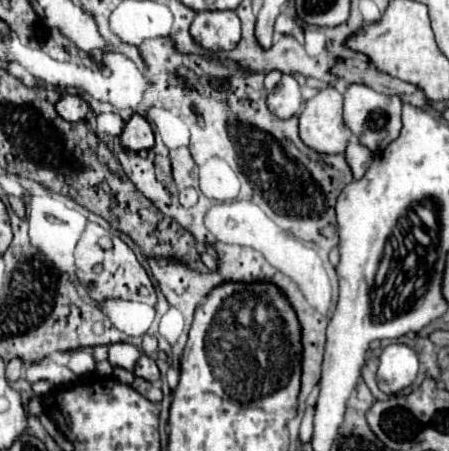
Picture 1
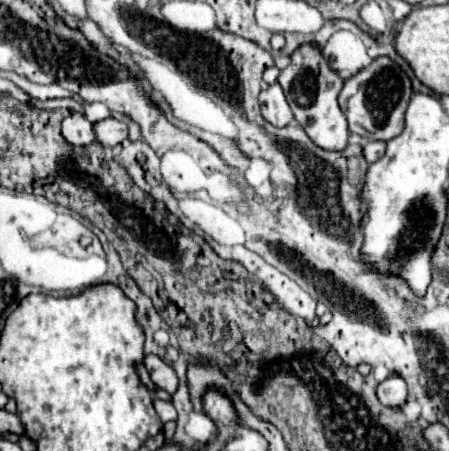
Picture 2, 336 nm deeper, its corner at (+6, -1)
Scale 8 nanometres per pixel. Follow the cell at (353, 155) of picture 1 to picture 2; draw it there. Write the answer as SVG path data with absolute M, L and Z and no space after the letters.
M368 142L364 148L362 148L362 156L366 158L366 162L376 162L386 150L386 144L384 142Z

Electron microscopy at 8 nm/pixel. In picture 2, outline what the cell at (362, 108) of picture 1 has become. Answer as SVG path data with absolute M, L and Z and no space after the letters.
M376 58L370 66L360 70L356 76L344 82L340 92L340 108L348 118L350 132L364 136L368 140L390 140L398 136L404 128L404 112L412 96L412 84L408 76L394 68L396 64L390 58Z

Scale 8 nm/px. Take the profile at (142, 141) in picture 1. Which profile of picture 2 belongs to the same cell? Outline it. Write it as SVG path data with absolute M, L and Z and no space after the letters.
M106 118L94 126L96 138L104 148L114 148L128 138L128 126L116 118Z

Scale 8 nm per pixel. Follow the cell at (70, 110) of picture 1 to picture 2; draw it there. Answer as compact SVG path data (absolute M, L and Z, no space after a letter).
M70 112L62 122L62 136L76 146L84 146L96 140L94 126L84 118L82 112Z

